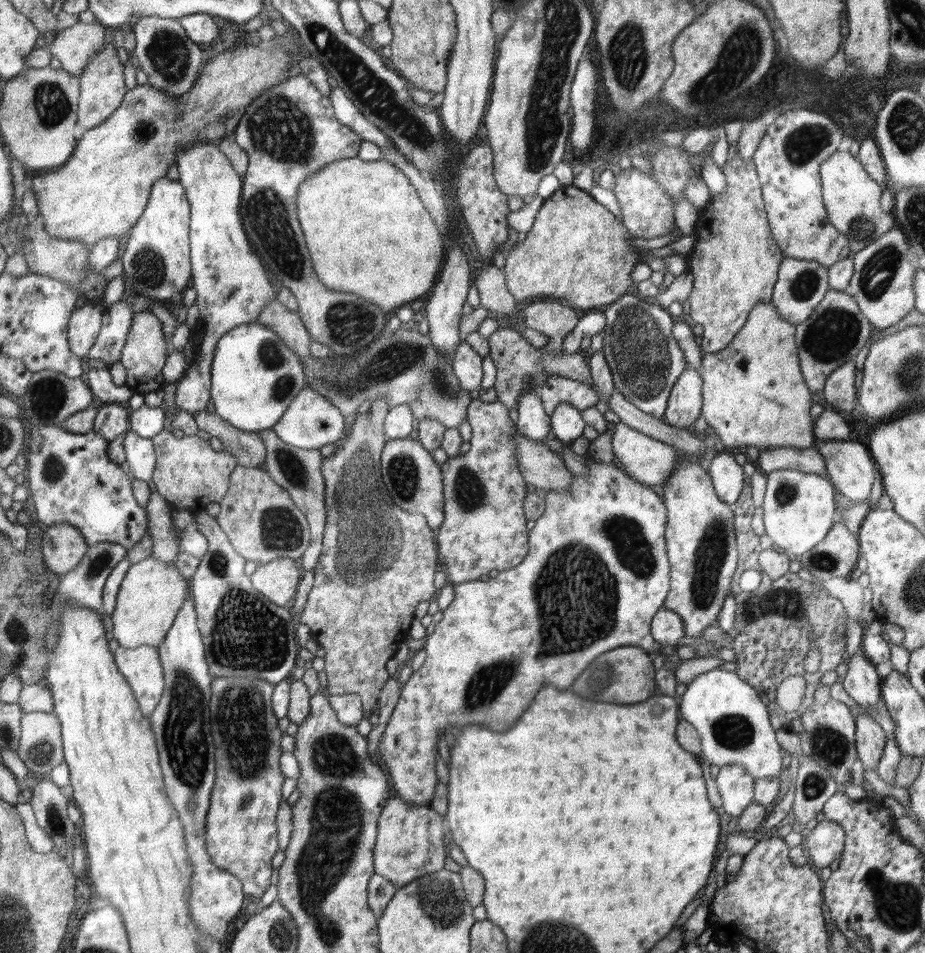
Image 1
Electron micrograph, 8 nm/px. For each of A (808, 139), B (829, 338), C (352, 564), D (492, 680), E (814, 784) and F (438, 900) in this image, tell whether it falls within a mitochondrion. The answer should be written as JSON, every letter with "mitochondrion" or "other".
{"A":"mitochondrion","B":"mitochondrion","C":"mitochondrion","D":"mitochondrion","E":"mitochondrion","F":"mitochondrion"}

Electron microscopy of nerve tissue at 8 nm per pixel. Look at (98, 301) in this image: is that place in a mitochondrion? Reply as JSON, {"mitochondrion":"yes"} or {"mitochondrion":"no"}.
{"mitochondrion":"no"}

